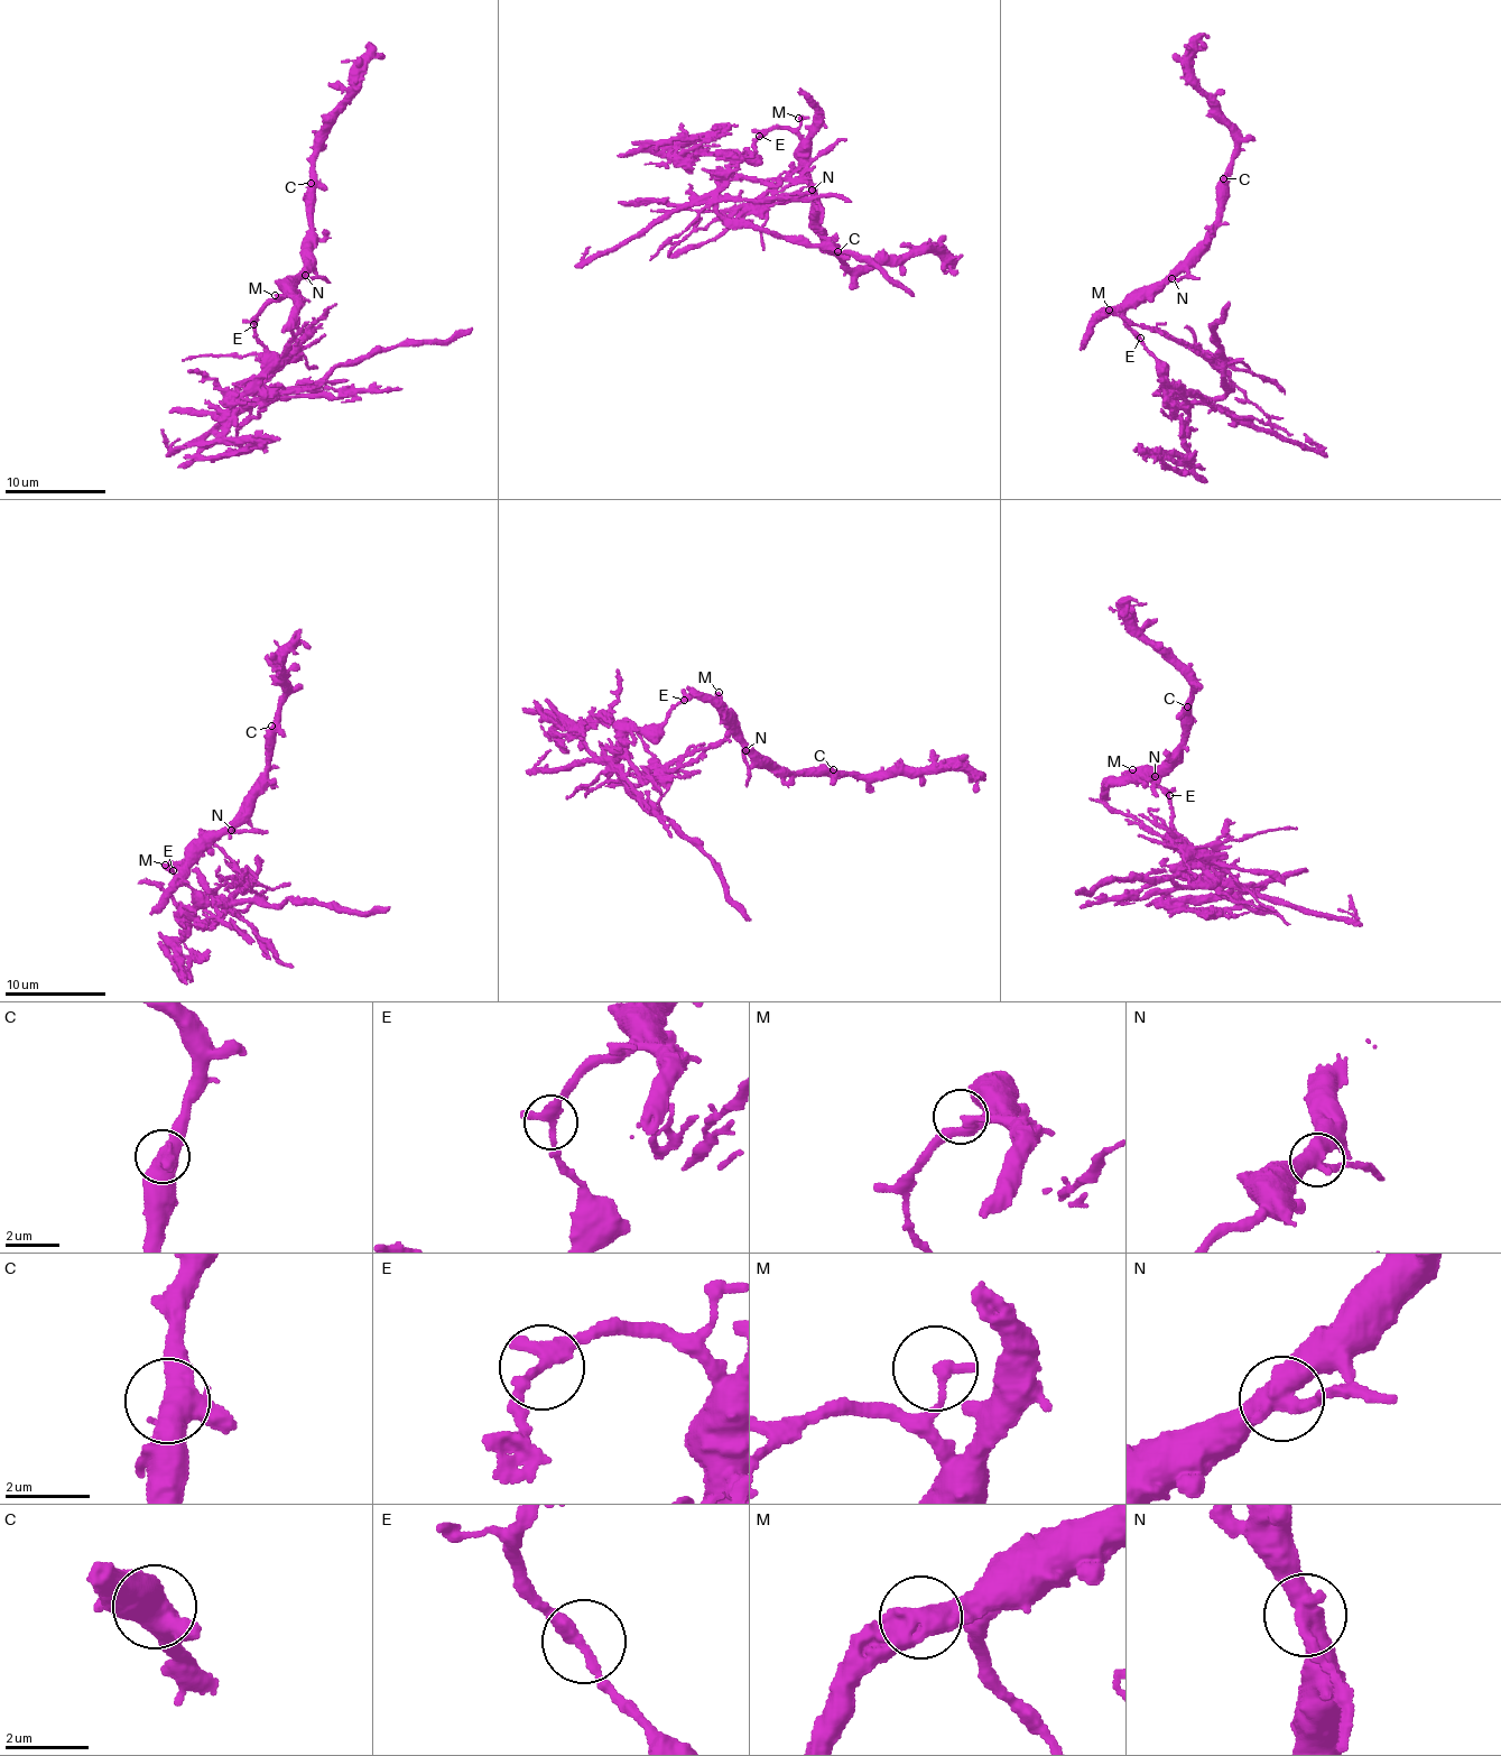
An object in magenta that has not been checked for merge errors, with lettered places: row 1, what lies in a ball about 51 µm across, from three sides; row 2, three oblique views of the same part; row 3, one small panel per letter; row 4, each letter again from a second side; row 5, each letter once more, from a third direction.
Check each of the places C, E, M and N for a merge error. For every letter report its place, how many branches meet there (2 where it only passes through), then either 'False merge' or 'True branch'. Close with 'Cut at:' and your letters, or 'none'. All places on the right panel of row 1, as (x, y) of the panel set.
C: Place: (1223, 178). Branches: 3. True branch
E: Place: (1140, 338). Branches: 2. False merge
M: Place: (1109, 310). Branches: 1. True branch
N: Place: (1171, 278). Branches: 3. False merge
Cut at: E, N

